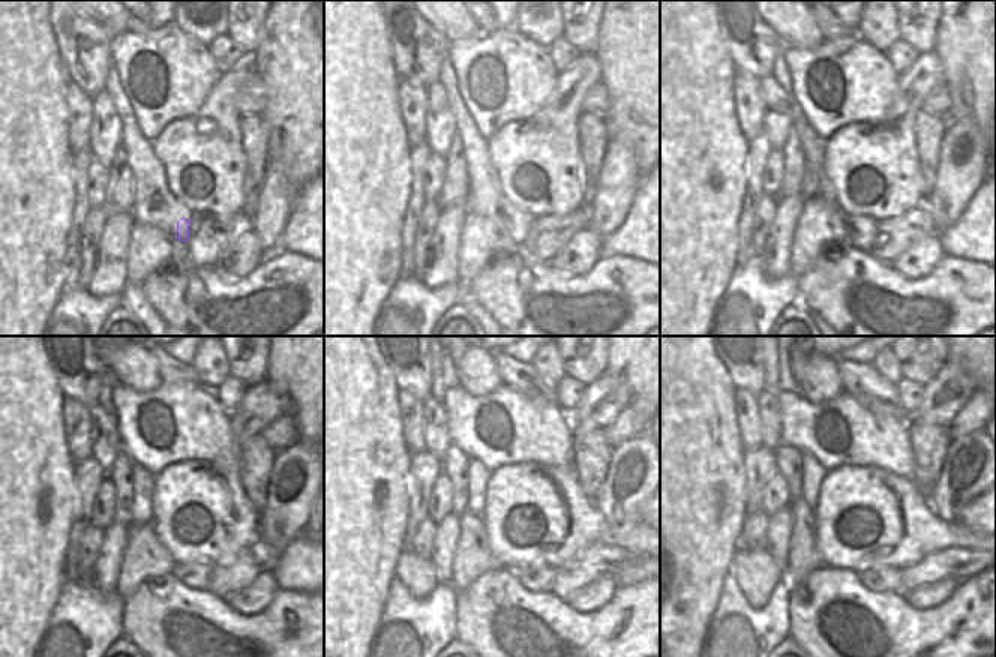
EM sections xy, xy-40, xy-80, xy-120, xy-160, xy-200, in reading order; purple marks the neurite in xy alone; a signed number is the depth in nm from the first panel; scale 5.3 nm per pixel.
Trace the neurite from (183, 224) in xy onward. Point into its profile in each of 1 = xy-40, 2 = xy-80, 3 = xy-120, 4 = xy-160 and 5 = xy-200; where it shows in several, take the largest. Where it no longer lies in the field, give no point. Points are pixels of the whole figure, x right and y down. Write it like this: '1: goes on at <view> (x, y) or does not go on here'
1: goes on at xy-40 (521, 227)
2: goes on at xy-80 (861, 228)
3: goes on at xy-120 (195, 575)
4: goes on at xy-160 (536, 578)
5: goes on at xy-200 (884, 579)

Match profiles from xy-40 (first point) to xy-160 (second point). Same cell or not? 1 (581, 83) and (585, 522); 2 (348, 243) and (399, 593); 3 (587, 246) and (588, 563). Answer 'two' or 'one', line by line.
1: one
2: two
3: two

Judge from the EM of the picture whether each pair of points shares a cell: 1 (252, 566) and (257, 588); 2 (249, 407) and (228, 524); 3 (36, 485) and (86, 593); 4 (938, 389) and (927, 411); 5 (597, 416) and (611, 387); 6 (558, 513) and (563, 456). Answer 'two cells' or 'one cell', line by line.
1: two cells
2: one cell
3: two cells
4: one cell
5: one cell
6: two cells

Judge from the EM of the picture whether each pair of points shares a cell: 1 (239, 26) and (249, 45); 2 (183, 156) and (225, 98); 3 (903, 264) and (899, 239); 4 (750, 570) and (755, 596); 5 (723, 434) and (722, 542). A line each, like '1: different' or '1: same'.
1: same
2: same
3: different
4: same
5: same

